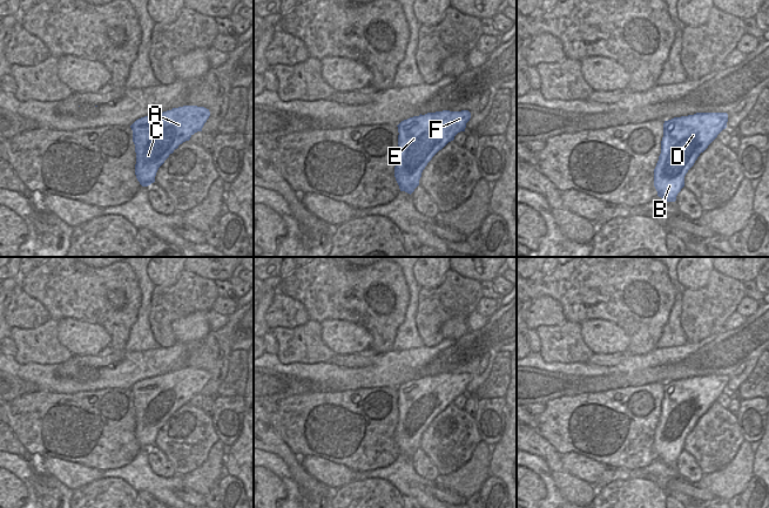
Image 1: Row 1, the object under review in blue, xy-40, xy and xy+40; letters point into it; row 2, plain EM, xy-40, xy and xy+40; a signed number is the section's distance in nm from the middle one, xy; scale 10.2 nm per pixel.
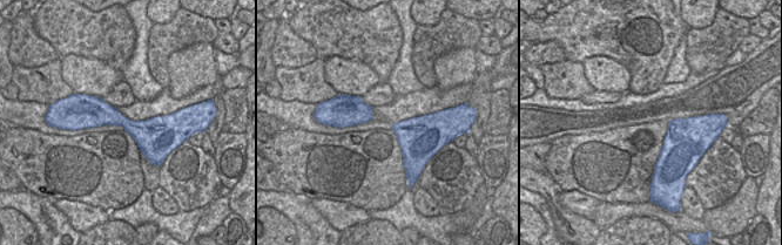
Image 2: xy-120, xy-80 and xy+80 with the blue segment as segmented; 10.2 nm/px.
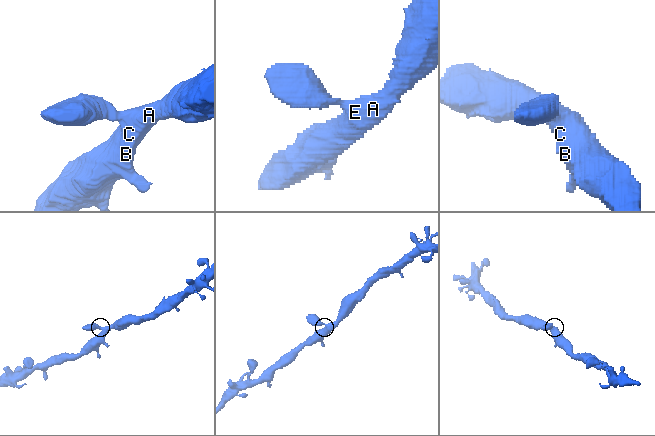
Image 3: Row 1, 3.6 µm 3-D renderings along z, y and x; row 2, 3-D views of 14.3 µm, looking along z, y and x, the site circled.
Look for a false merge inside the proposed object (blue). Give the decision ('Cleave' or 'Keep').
Keep.

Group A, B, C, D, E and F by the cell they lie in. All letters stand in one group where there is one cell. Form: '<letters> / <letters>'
A B C D E F

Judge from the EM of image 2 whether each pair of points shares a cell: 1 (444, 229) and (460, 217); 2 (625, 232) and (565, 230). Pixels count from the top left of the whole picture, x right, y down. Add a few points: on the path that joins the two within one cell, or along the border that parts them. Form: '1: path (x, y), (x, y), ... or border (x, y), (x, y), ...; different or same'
1: border (452, 215), (452, 220), (459, 230); different
2: border (599, 230), (600, 232); different

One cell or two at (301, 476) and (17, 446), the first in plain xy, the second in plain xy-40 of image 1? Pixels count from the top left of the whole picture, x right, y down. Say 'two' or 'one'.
one

